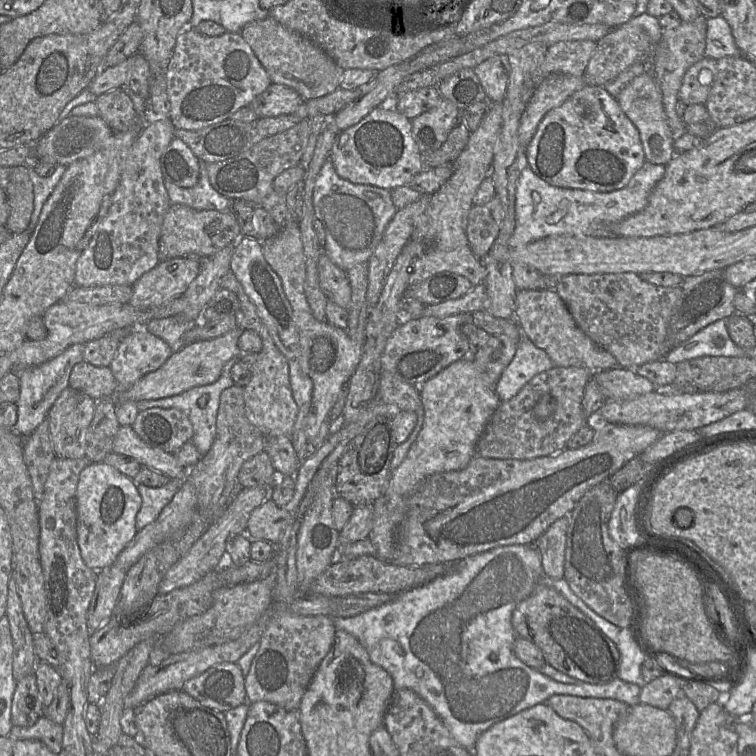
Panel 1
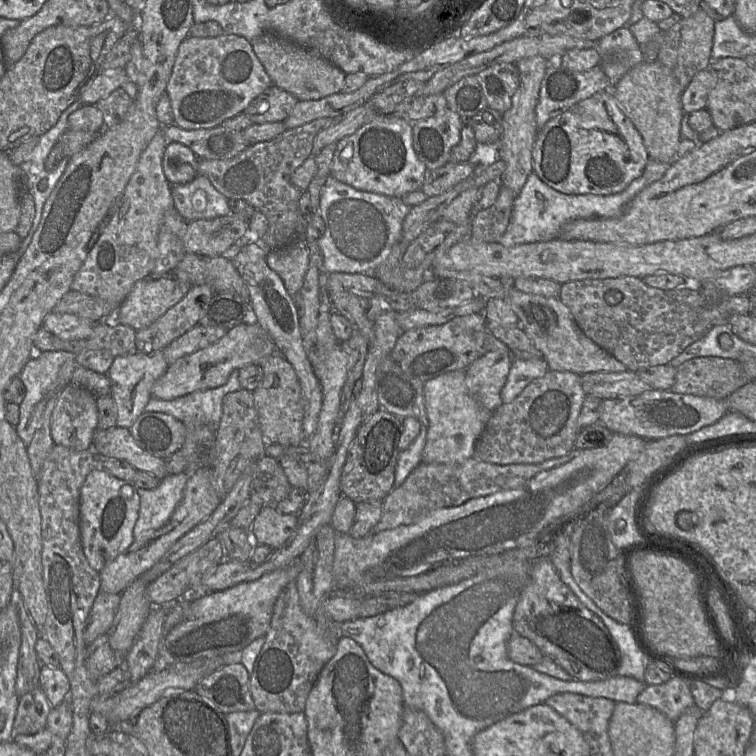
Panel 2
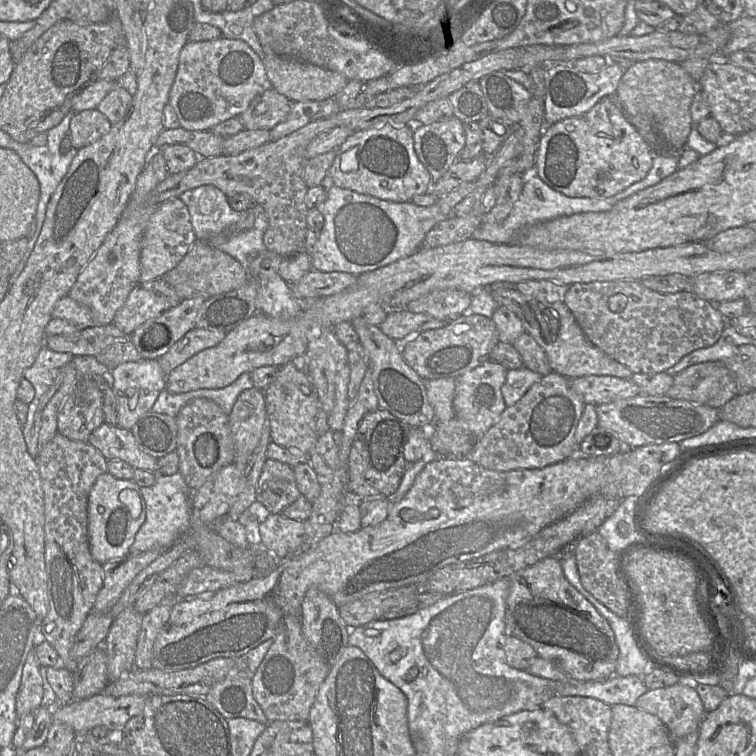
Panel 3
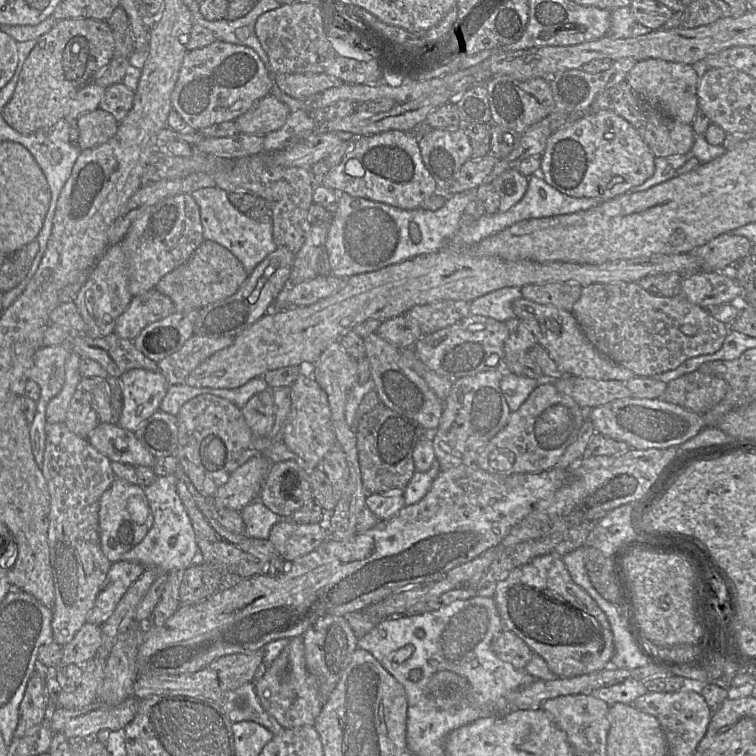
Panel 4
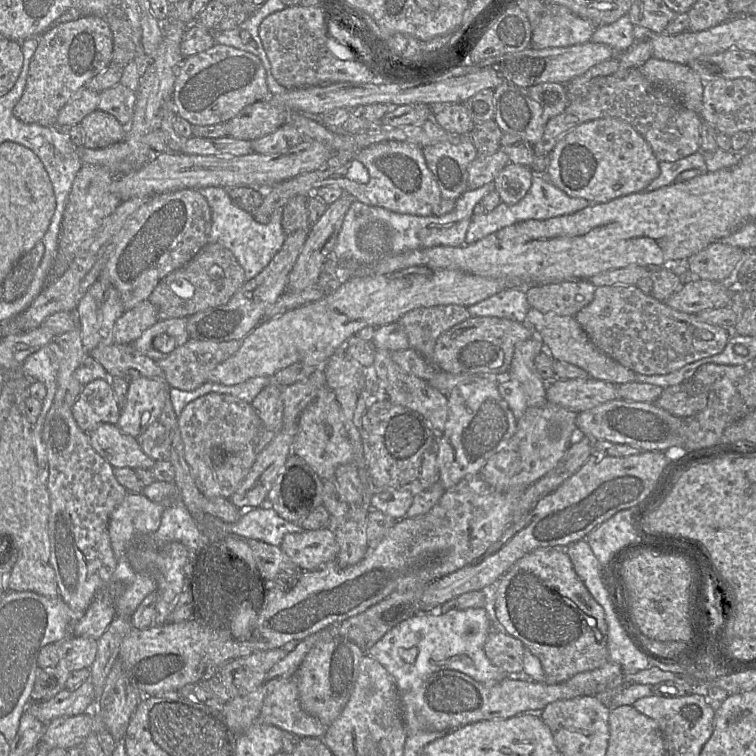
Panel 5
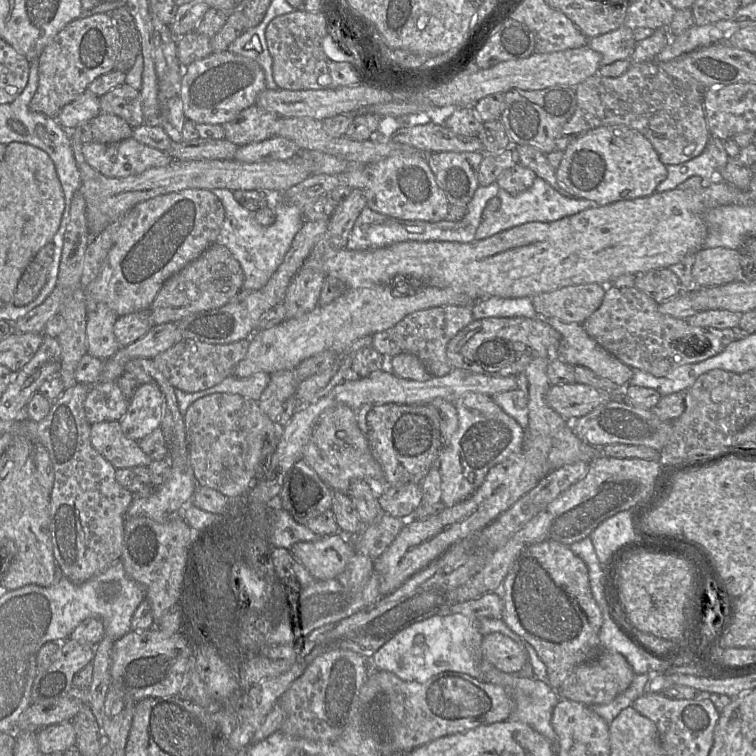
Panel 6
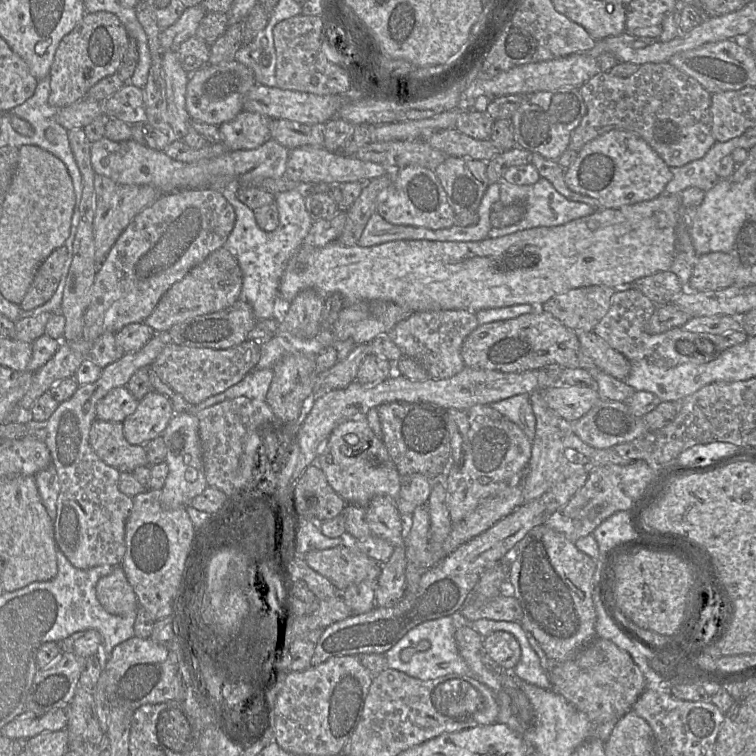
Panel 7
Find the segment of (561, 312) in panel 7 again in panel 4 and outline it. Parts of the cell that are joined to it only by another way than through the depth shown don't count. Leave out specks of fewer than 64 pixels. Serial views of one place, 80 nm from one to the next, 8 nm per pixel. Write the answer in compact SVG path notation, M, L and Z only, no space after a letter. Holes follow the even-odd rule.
M549 282L521 287L524 298L543 305L553 305L569 312L580 298L581 291L582 285L574 282Z

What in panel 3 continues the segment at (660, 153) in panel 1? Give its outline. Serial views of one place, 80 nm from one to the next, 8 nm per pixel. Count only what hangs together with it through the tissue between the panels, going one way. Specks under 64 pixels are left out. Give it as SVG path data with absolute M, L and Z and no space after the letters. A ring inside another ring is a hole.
M650 59L638 61L628 67L616 89L615 102L625 117L647 117L666 137L671 146L681 152L679 169L694 163L700 156L686 147L686 141L693 128L690 107L698 90L696 82L678 63Z

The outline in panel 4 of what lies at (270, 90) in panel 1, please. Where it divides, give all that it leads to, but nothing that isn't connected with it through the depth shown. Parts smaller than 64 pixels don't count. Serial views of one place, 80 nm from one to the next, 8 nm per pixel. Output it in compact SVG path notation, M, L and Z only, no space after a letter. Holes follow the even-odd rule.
M270 93L259 99L234 122L238 133L265 136L280 129L289 114L289 107Z

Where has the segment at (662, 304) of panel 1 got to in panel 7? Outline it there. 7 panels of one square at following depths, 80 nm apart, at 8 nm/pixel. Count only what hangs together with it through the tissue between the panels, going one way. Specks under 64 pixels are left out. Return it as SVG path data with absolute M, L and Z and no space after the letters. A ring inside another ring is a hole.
M634 286L616 290L611 297L607 314L595 326L593 332L629 361L647 360L658 367L708 363L727 348L741 344L749 337L742 329L725 334L711 334L690 332L682 327L675 327L660 334L649 334L646 332L646 325L655 308L656 305Z

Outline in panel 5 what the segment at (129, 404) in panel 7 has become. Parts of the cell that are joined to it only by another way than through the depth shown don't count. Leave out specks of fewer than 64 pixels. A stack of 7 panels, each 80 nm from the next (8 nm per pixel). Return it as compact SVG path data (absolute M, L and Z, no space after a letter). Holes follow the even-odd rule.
M97 379L82 387L72 406L79 428L89 433L101 424L117 425L121 410L109 379Z

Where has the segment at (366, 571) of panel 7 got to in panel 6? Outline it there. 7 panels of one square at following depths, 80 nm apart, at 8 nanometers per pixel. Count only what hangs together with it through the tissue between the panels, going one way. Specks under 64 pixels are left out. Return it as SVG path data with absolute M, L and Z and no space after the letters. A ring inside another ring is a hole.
M338 532L321 536L318 540L295 543L290 552L317 580L326 580L337 578L344 571L355 549L350 542L344 541Z

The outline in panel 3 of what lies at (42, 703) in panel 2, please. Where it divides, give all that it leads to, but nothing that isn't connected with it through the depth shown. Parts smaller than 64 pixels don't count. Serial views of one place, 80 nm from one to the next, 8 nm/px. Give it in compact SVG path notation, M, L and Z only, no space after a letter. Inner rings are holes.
M41 706L29 715L18 719L12 746L15 749L29 750L46 744L49 729L53 722L52 710Z

